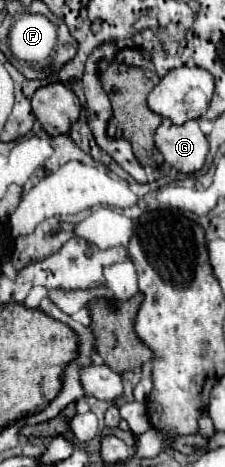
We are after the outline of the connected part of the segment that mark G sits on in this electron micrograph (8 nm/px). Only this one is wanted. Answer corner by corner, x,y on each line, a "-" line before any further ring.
165,118
155,132
155,146
169,166
185,174
201,170
209,152
209,142
199,130
197,120
177,126

